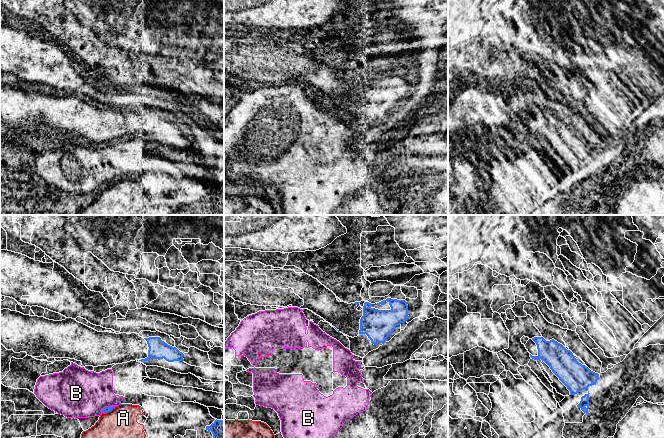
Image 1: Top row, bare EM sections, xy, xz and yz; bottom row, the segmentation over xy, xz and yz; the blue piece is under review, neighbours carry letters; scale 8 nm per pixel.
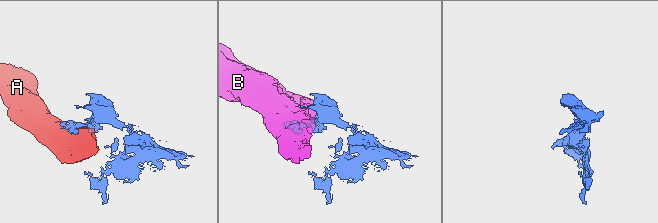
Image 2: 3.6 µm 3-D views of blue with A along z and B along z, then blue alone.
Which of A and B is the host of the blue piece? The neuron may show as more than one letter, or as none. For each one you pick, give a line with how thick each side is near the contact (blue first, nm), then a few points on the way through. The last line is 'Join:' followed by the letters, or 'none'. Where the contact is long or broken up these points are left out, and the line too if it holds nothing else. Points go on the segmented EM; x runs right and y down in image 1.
Join: none

